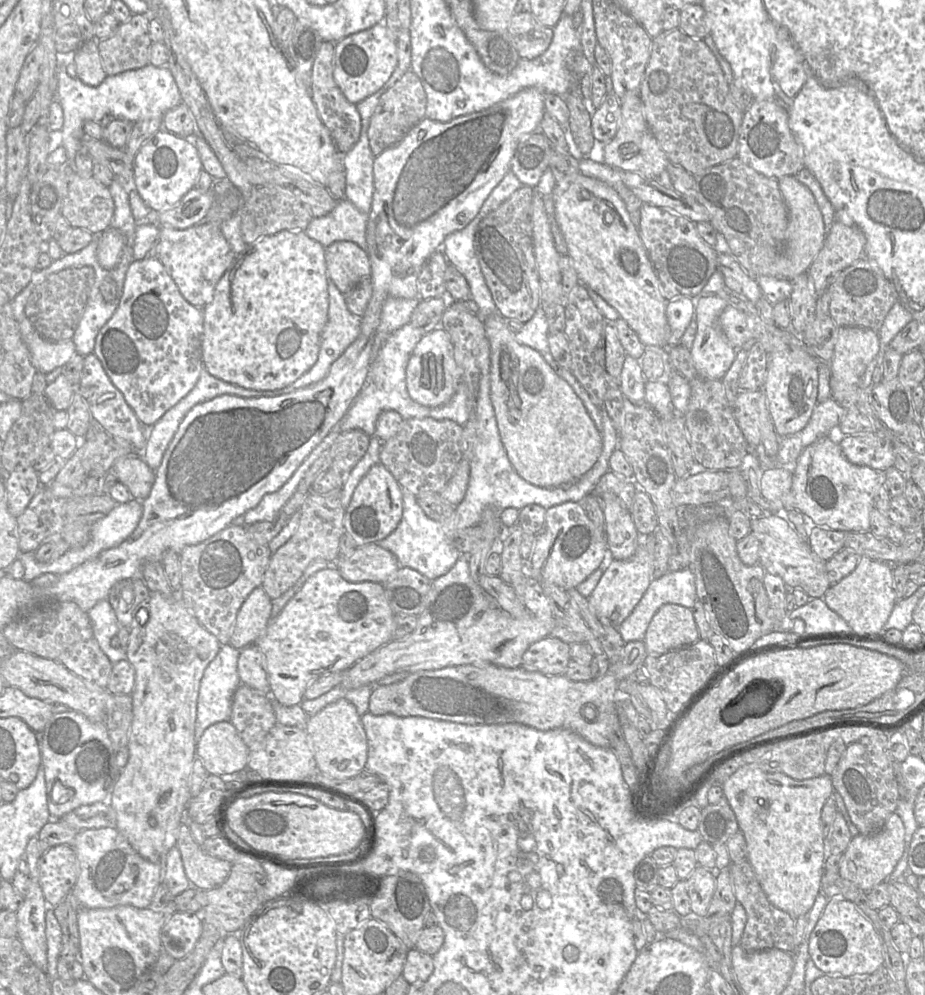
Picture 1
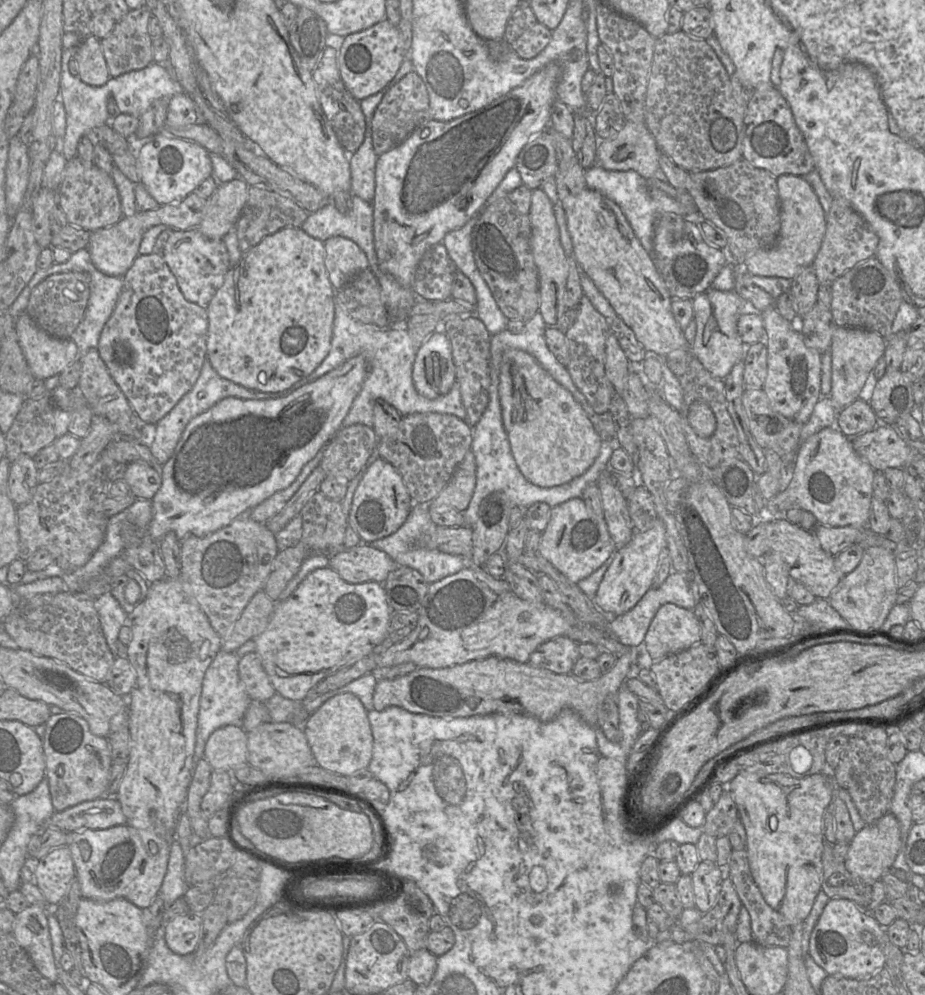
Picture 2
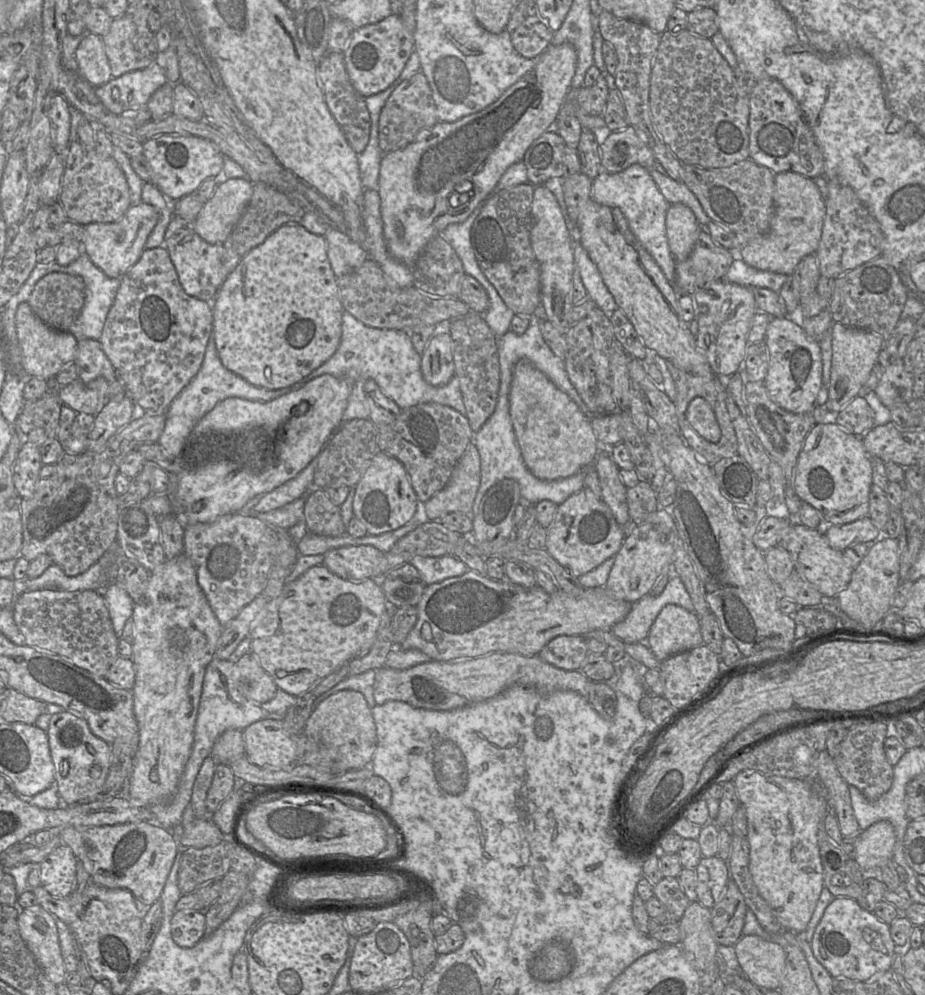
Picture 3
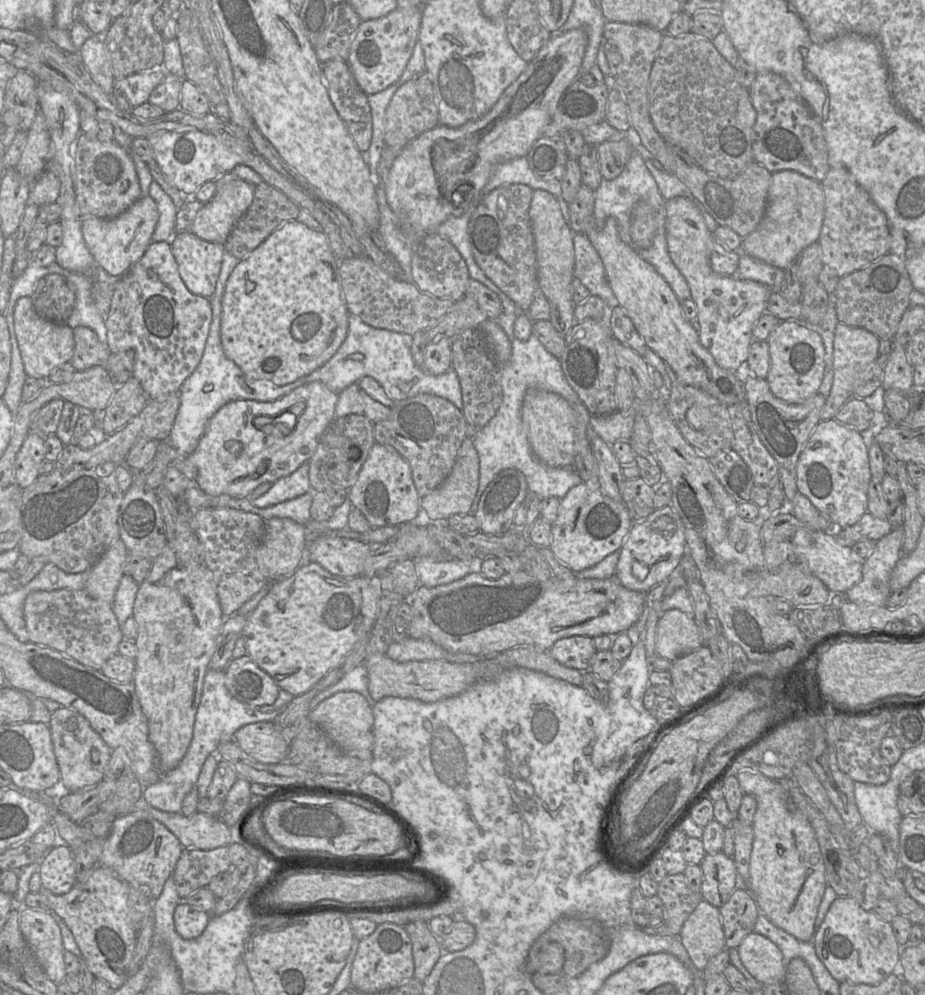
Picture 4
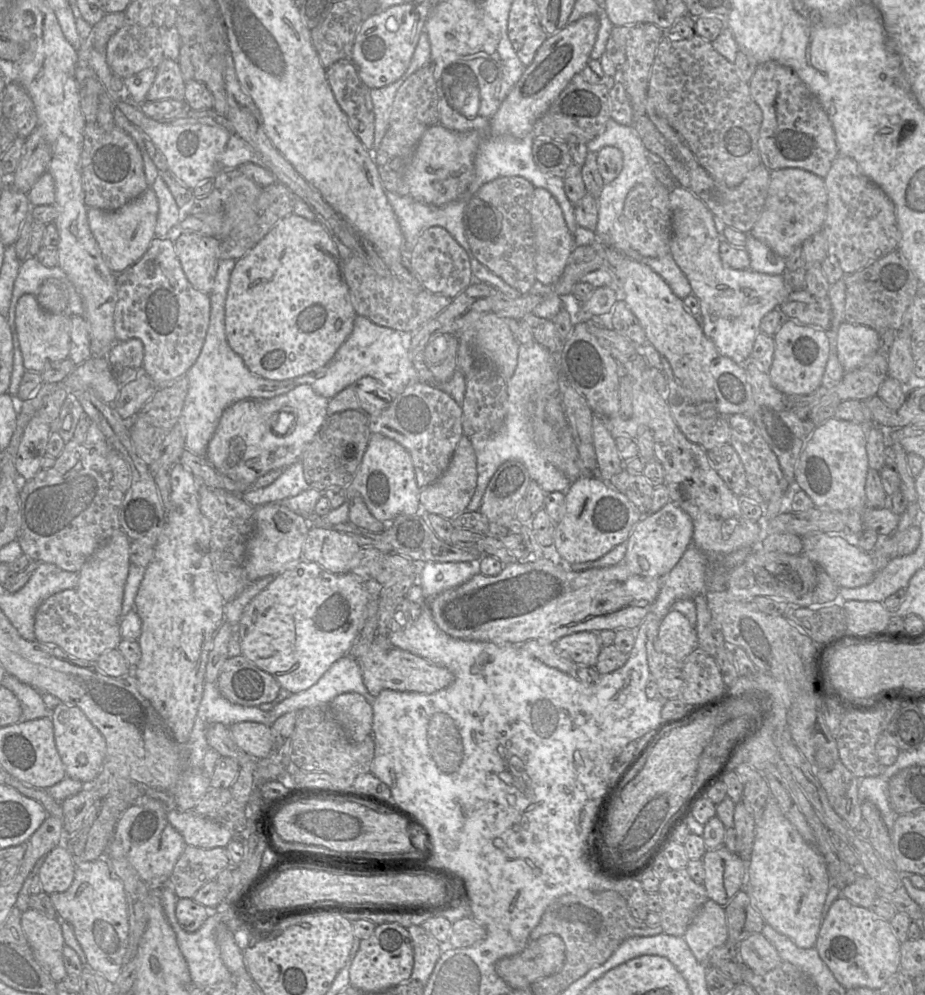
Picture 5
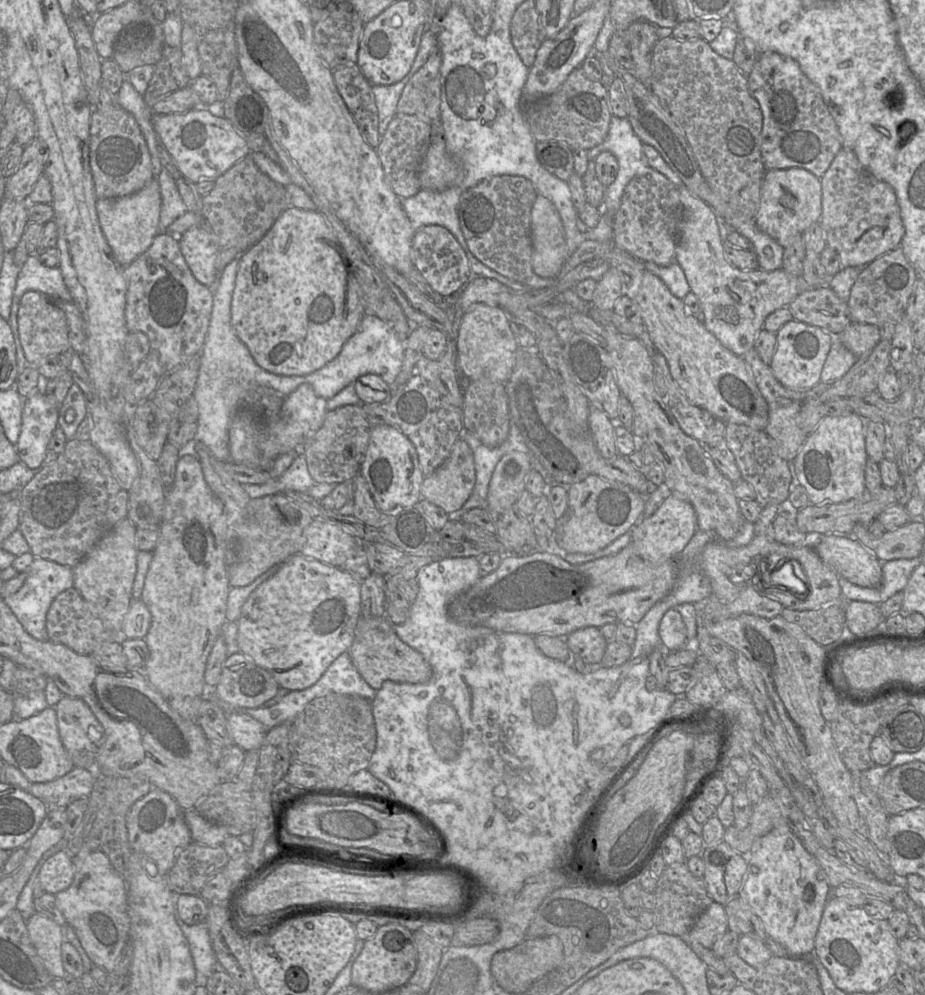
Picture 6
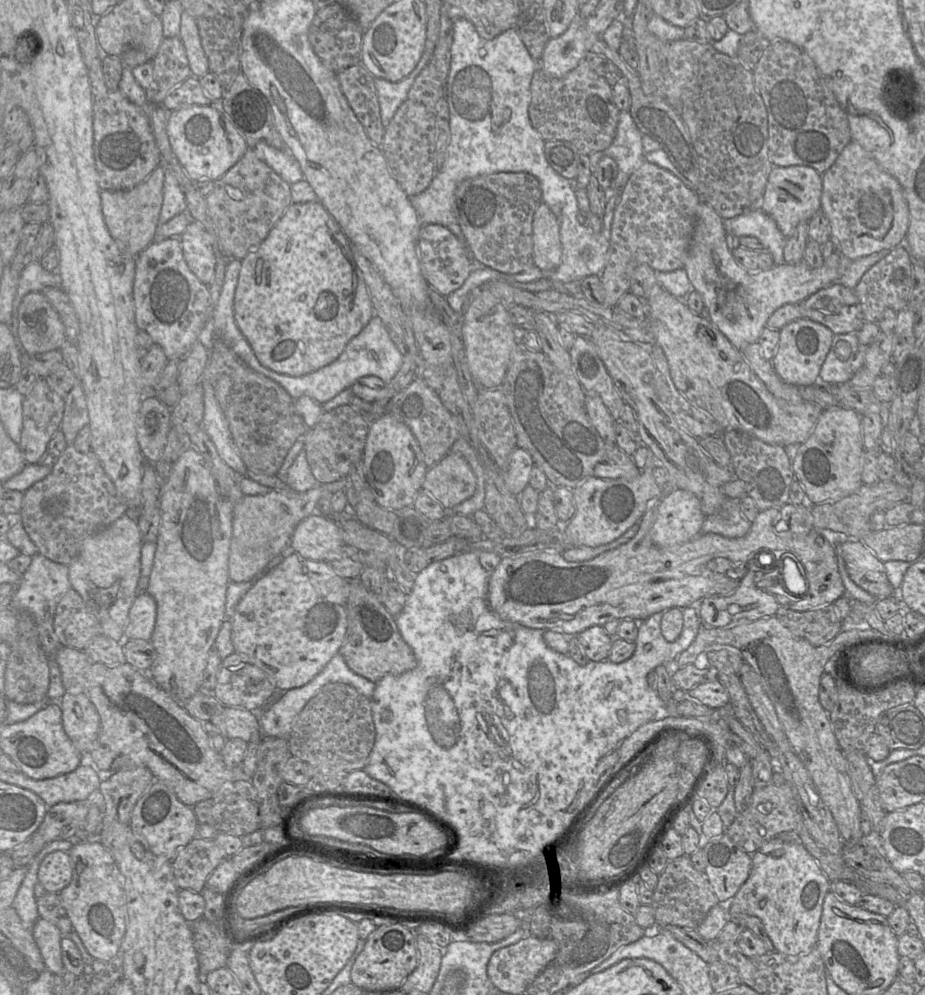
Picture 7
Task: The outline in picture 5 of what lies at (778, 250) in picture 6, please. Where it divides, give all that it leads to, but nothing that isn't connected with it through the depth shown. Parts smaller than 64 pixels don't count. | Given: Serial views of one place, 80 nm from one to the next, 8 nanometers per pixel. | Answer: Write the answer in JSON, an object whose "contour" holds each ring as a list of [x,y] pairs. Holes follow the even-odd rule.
{"contour":[[[747,234],[745,249],[750,258],[749,270],[768,275],[783,274],[785,259],[775,254],[769,247],[751,234]]]}

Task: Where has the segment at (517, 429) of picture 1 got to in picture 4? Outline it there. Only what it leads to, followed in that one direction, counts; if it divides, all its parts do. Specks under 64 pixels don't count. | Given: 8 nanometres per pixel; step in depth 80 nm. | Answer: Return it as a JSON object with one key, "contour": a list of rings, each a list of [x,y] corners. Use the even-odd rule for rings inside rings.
{"contour":[[[531,388],[524,396],[521,414],[529,444],[538,460],[550,467],[572,467],[576,416],[571,404],[558,394]]]}

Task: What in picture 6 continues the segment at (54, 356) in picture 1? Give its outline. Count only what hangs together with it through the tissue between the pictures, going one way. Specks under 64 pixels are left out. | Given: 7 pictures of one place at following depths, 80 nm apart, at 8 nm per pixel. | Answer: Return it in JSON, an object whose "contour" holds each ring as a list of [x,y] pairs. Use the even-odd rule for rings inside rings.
{"contour":[[[26,292],[20,300],[18,309],[18,333],[27,362],[39,363],[51,355],[66,353],[70,350],[67,319],[64,312],[43,293]]]}

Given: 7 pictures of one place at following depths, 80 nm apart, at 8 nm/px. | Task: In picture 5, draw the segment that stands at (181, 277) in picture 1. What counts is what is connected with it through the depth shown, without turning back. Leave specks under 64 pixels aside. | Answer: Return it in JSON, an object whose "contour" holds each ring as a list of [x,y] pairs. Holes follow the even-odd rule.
{"contour":[[[191,232],[176,233],[170,239],[189,283],[196,290],[210,294],[221,261],[220,241]]]}

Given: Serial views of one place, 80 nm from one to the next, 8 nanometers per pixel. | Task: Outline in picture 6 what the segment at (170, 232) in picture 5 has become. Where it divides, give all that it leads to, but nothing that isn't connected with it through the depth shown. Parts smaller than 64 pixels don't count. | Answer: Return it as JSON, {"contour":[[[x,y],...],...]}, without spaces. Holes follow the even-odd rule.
{"contour":[[[162,170],[157,176],[157,180],[161,196],[158,233],[167,233],[168,227],[186,213],[187,208],[179,194],[176,181],[167,170]]]}

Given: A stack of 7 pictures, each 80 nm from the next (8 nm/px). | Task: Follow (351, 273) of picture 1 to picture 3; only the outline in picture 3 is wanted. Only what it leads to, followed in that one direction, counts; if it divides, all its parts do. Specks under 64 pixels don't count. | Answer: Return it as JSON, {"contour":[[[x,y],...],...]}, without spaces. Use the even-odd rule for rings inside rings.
{"contour":[[[331,226],[324,237],[328,260],[336,278],[357,269],[368,259],[367,252],[338,228]]]}

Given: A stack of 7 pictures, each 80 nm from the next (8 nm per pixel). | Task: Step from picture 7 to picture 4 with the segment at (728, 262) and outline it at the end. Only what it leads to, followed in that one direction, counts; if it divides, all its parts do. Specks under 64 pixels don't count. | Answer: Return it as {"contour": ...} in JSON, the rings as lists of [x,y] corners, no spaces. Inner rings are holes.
{"contour":[[[678,196],[666,201],[666,239],[669,255],[685,278],[690,296],[697,309],[700,324],[698,332],[701,345],[710,352],[721,368],[735,372],[747,360],[753,342],[753,328],[766,312],[772,289],[752,280],[715,273],[709,260],[712,233],[707,229],[697,204]]]}

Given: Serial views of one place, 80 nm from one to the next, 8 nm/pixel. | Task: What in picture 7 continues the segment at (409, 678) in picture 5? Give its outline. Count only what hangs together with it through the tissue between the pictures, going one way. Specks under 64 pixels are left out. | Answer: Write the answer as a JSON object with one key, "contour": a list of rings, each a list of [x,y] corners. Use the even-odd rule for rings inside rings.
{"contour":[[[359,577],[348,581],[346,633],[338,654],[344,657],[353,672],[374,683],[387,675],[400,675],[414,669],[417,666],[416,656],[402,638],[396,617],[388,612],[380,598],[365,589]]]}

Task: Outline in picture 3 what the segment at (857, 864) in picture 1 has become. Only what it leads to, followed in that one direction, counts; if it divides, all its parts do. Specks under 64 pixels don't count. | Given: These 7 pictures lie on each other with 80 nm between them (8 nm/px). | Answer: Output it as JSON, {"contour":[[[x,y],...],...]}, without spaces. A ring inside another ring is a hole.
{"contour":[[[880,820],[859,834],[854,860],[865,871],[884,866],[892,859],[895,829],[888,820]]]}

